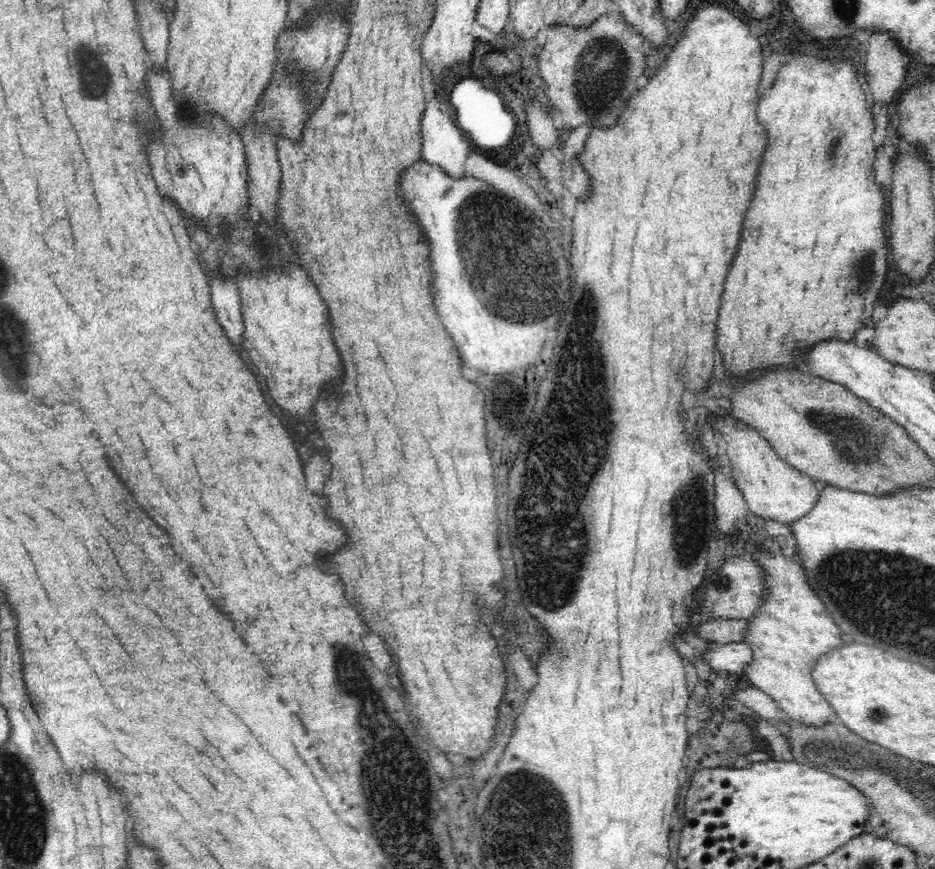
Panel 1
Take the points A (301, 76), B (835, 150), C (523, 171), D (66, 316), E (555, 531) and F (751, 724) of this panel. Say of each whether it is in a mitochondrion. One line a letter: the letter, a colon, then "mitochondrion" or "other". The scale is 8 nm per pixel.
A: other
B: mitochondrion
C: other
D: other
E: mitochondrion
F: other

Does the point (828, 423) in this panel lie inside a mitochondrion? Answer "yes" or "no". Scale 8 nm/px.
yes

